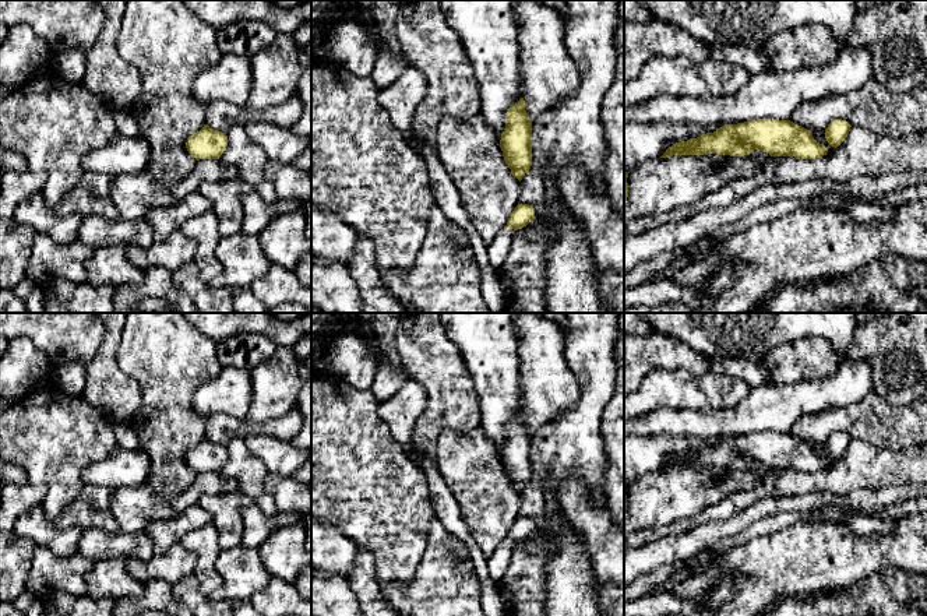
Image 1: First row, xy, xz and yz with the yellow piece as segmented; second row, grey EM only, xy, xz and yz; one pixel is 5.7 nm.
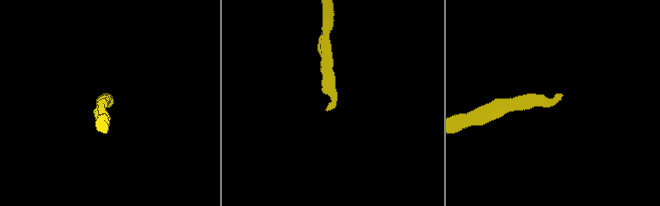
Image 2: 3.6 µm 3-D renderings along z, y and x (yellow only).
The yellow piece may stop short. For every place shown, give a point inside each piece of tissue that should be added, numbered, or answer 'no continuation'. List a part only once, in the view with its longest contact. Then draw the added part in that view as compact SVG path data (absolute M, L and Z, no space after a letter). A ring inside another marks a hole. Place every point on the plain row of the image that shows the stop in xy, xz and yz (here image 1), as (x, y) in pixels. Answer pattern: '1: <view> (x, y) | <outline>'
1: xz (497, 565) | M505 539L503 545L487 559L487 570L496 585L500 584L510 566L514 546L514 542Z

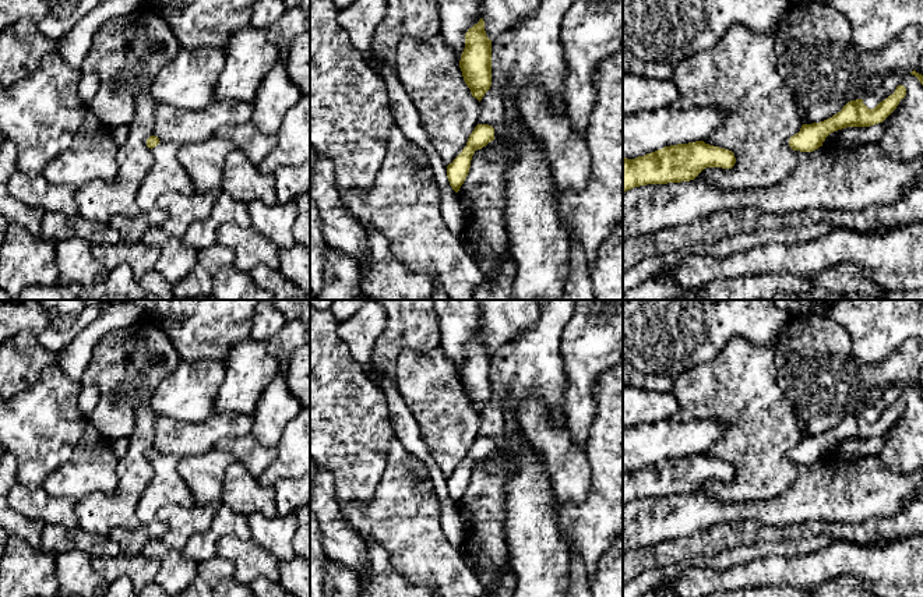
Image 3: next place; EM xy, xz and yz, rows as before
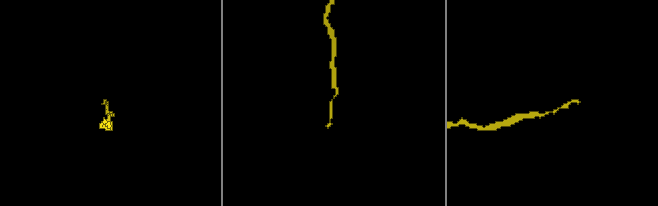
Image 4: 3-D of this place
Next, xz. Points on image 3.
no continuation

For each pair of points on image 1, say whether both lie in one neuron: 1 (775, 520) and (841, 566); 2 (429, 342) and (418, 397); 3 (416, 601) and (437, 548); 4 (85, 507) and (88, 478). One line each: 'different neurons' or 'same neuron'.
1: different neurons
2: different neurons
3: same neuron
4: different neurons

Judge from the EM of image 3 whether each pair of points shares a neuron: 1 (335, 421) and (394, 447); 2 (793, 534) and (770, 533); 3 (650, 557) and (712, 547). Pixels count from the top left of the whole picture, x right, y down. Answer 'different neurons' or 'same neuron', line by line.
1: different neurons
2: same neuron
3: same neuron

